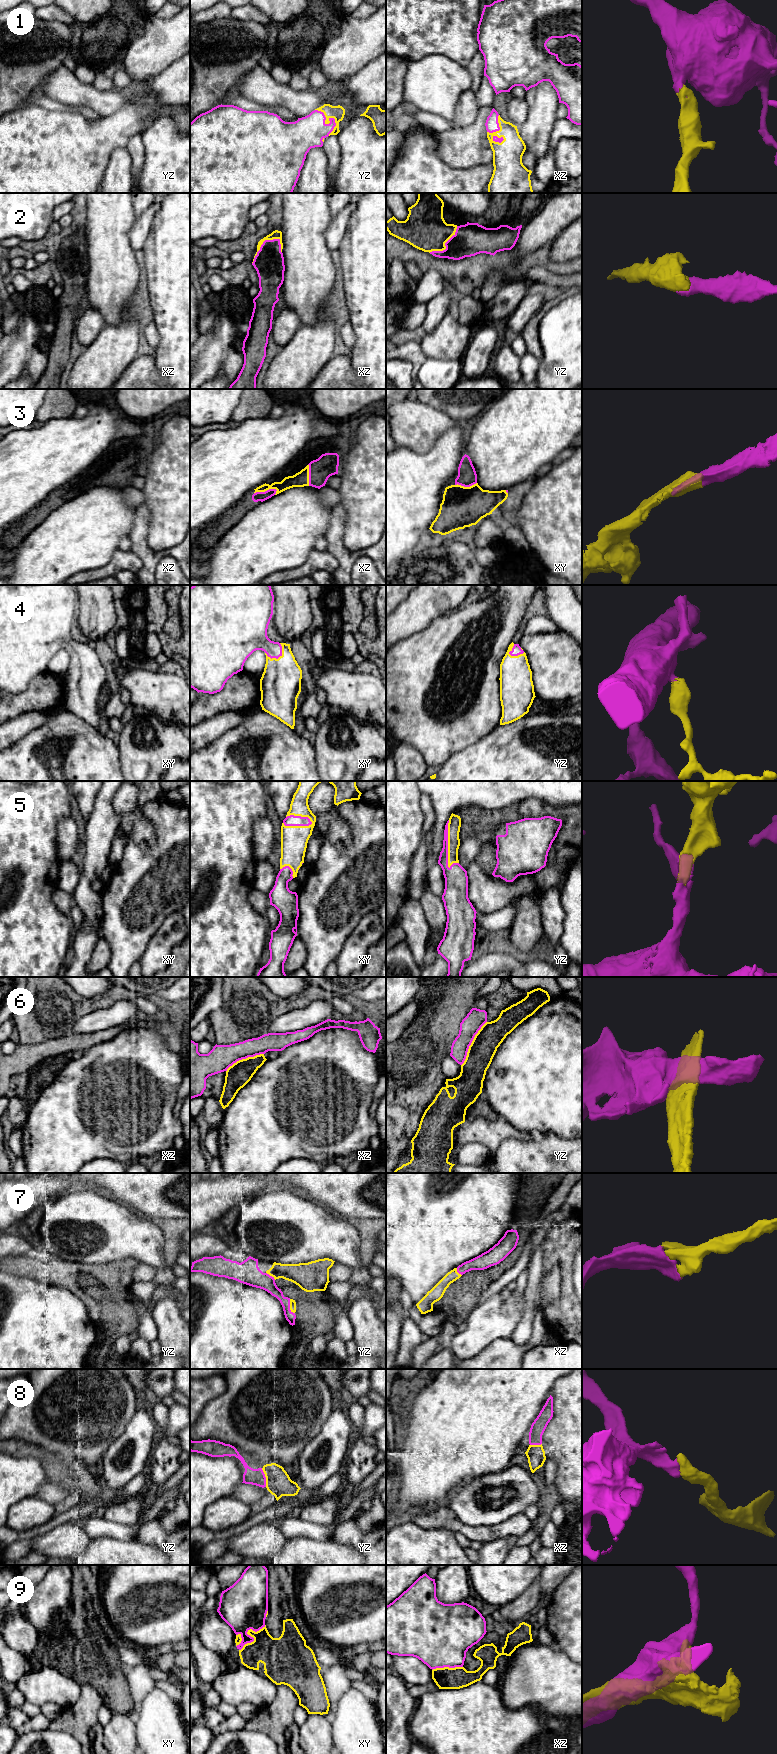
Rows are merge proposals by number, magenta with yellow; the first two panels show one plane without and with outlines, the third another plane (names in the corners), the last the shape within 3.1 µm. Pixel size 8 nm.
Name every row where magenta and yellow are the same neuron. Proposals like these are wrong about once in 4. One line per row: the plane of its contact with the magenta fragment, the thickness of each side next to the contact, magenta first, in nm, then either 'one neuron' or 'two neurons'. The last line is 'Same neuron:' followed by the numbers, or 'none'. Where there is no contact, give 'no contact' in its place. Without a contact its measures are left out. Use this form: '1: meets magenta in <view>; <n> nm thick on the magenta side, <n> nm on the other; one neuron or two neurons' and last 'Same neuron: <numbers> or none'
1: meets magenta in yz; 260 nm thick on the magenta side, 110 nm on the other; one neuron
2: meets magenta in xz; 240 nm thick on the magenta side, 70 nm on the other; one neuron
3: meets magenta in xz; 80 nm thick on the magenta side, 100 nm on the other; one neuron
4: meets magenta in xy; 220 nm thick on the magenta side, 340 nm on the other; one neuron
5: meets magenta in yz; 150 nm thick on the magenta side, 100 nm on the other; one neuron
6: meets magenta in yz; 160 nm thick on the magenta side, 200 nm on the other; two neurons
7: meets magenta in yz; 120 nm thick on the magenta side, 50 nm on the other; one neuron
8: meets magenta in yz; 130 nm thick on the magenta side, 200 nm on the other; one neuron
9: meets magenta in xy; 380 nm thick on the magenta side, 240 nm on the other; two neurons
Same neuron: 1, 2, 3, 4, 5, 7, 8

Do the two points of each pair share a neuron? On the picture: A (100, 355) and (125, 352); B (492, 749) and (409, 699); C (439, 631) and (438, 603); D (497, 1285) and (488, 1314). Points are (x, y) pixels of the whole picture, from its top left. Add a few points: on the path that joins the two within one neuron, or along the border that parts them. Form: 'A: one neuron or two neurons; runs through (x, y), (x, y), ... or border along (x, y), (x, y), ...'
A: one neuron; runs through (106, 355), (111, 352), (119, 352)
B: two neurons; border along (497, 726), (478, 741), (458, 752)
C: two neurons; border along (444, 613), (437, 616), (426, 627), (418, 630)
D: two neurons; border along (500, 1292), (478, 1305)

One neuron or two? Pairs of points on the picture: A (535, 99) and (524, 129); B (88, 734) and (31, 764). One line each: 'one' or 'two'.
A: one
B: one

